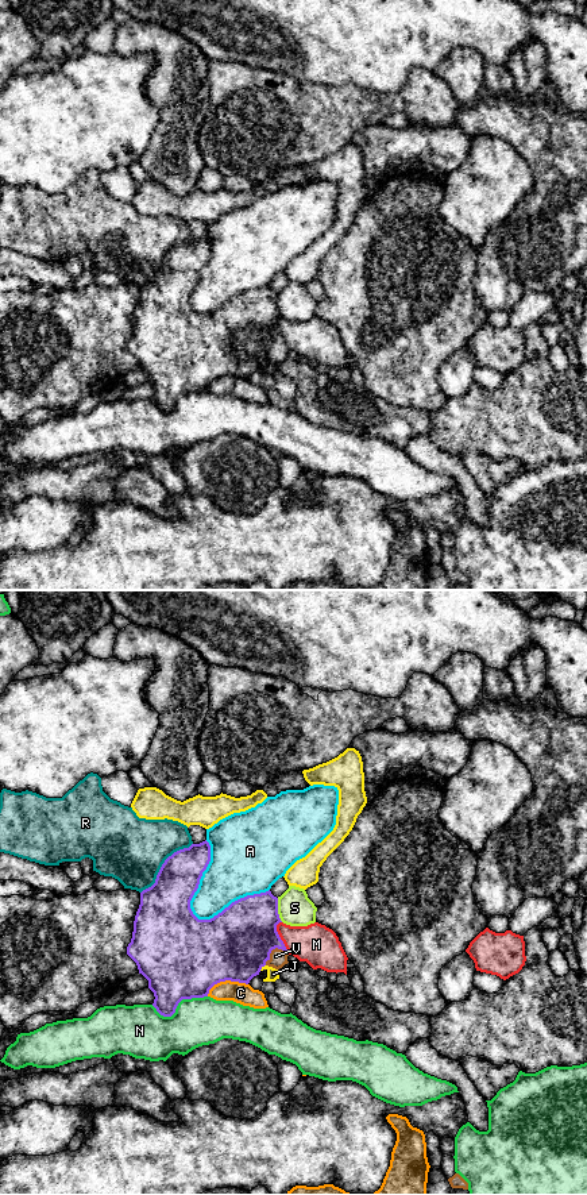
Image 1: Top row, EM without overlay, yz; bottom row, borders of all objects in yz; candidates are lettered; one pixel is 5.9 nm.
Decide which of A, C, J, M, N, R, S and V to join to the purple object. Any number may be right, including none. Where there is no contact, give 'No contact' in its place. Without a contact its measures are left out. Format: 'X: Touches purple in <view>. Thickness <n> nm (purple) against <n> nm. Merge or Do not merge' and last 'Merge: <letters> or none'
A: Touches purple in yz. Thickness 420 nm (purple) against 380 nm. Do not merge
C: Touches purple in yz. Thickness 440 nm (purple) against 130 nm. Do not merge
J: Touches purple in yz. Thickness 420 nm (purple) against 70 nm. Do not merge
M: Touches purple in yz. Thickness 400 nm (purple) against 240 nm. Do not merge
N: Touches purple in yz. Thickness 440 nm (purple) against 280 nm. Do not merge
R: Touches purple in yz. Thickness 300 nm (purple) against 400 nm. Do not merge
S: Touches purple in yz. Thickness 380 nm (purple) against 200 nm. Do not merge
V: Touches purple in yz. Thickness 420 nm (purple) against 110 nm. Do not merge
Merge: none

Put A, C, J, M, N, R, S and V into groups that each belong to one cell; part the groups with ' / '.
A / C / J / M R / N / S / V

